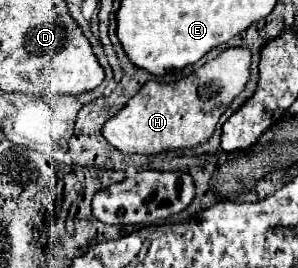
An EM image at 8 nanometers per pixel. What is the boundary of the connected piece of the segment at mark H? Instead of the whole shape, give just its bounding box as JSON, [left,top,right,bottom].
[102,48,250,154]

